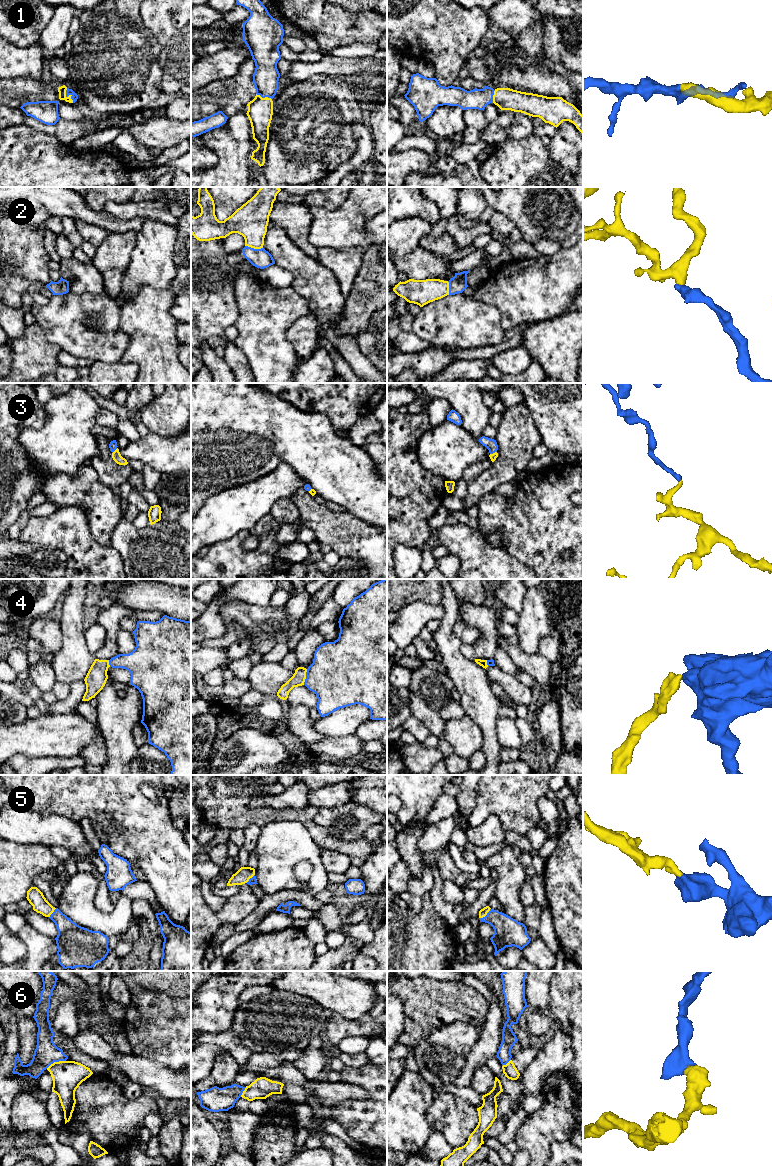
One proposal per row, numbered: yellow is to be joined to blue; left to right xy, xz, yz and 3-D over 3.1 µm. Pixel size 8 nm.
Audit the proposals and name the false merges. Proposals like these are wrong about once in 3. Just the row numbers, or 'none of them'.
4, 6

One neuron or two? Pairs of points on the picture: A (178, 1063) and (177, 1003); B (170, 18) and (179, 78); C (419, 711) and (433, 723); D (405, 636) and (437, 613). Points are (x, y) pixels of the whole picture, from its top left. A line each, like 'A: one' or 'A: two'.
A: one
B: one
C: one
D: one

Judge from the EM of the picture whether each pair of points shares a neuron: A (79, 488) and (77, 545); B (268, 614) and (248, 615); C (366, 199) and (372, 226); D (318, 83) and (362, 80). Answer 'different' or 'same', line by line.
A: different
B: same
C: different
D: different

